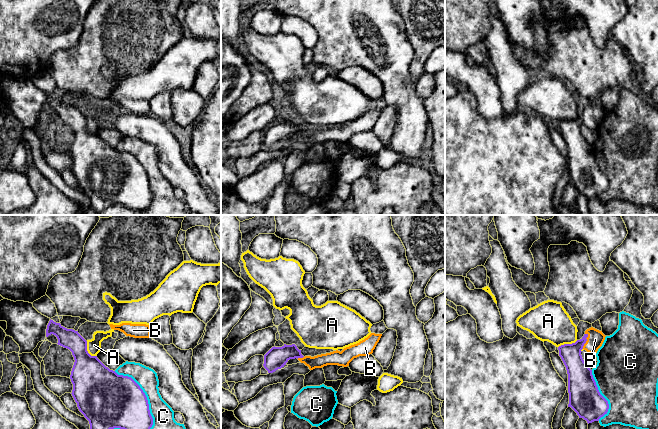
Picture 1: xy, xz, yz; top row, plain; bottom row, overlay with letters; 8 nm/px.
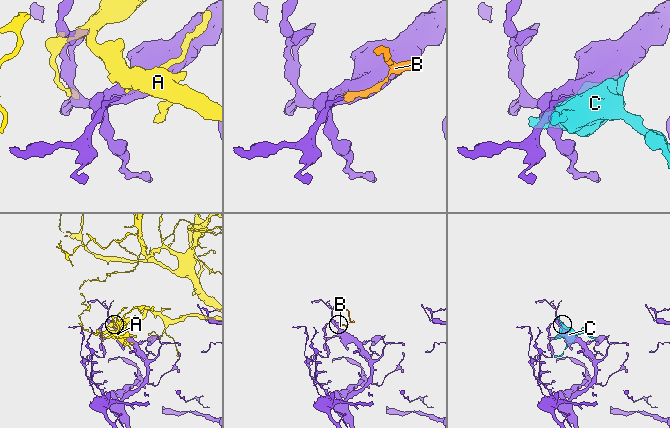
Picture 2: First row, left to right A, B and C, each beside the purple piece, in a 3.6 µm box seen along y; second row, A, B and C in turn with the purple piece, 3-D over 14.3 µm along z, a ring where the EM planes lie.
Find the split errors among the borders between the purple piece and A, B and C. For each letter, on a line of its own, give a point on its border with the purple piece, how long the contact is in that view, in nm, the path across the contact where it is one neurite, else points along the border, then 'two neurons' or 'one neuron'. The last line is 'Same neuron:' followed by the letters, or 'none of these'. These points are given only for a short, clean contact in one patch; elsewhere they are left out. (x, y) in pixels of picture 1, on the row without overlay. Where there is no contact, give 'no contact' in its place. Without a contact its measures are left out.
A: xy (87, 127) | 150 nm | two neurons
B: yz (585, 117) | 130 nm | across yz (577, 146), (577, 125), (585, 117), (595, 115) | one neuron
C: xy (146, 173) | 550 nm | two neurons
Same neuron: B

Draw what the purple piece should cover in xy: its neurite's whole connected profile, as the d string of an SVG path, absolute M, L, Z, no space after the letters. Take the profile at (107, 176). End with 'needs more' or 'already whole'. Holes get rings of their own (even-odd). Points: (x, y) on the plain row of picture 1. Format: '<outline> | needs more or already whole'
M50 95L46 113L55 111L58 115L58 121L69 125L74 133L74 141L71 147L70 155L73 160L72 172L77 179L79 187L89 197L90 207L95 213L102 212L110 205L120 204L130 209L141 211L150 206L153 201L153 194L150 190L147 173L140 162L128 152L118 151L115 147L106 143L97 132L91 132L87 127L87 117L73 105L67 105L60 99Z | already whole

